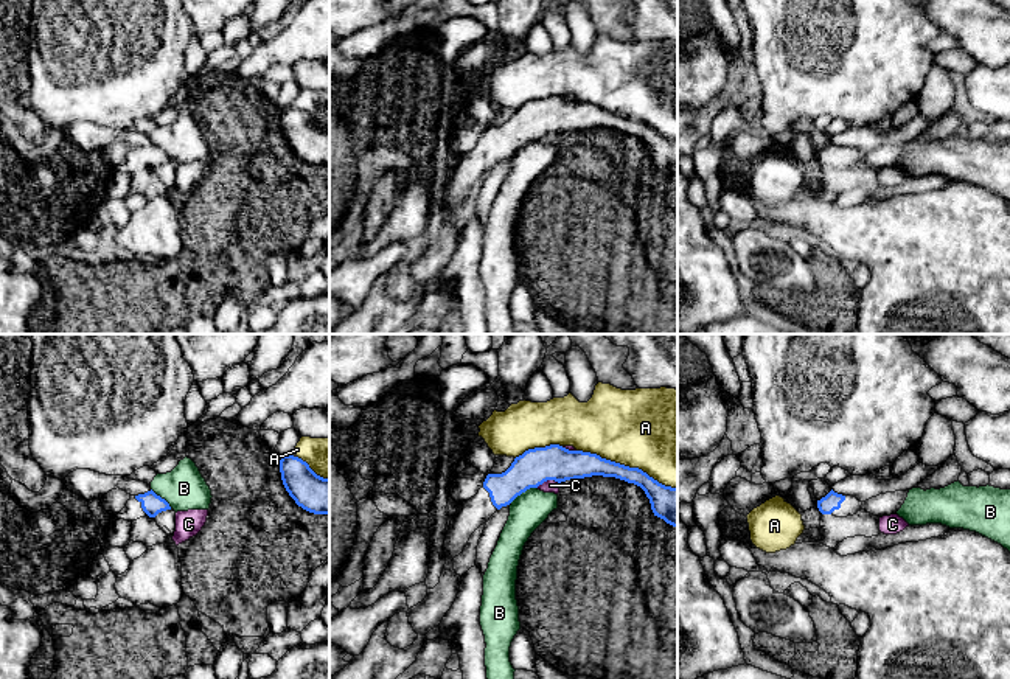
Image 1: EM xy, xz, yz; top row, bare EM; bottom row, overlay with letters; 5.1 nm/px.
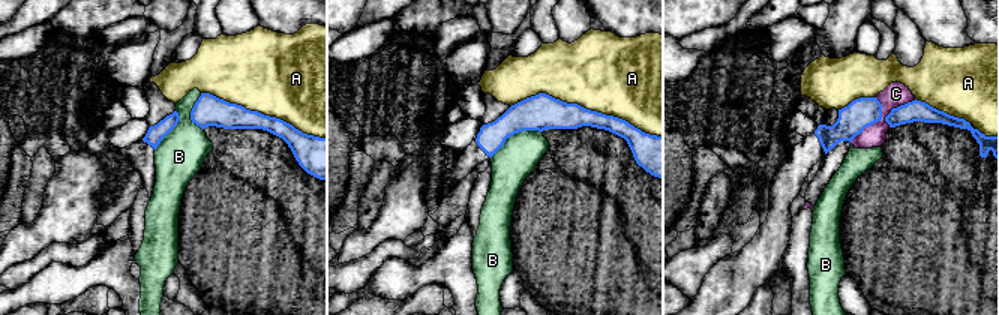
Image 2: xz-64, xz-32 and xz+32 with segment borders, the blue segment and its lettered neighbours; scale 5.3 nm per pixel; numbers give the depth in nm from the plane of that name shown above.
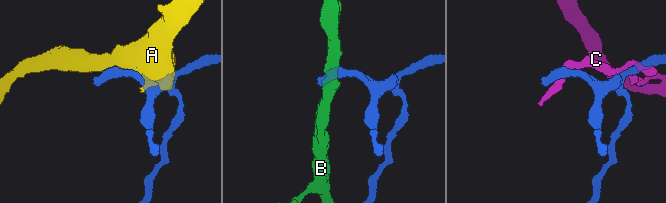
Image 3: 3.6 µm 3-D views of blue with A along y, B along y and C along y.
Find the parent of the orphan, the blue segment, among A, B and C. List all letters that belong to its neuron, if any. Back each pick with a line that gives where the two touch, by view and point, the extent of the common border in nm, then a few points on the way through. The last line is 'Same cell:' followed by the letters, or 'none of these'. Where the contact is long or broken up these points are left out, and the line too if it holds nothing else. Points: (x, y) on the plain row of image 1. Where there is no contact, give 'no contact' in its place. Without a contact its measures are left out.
Same cell: none of these

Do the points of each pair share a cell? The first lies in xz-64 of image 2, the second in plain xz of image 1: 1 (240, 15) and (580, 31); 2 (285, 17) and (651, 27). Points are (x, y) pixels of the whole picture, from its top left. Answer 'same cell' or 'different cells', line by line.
1: same cell
2: same cell

